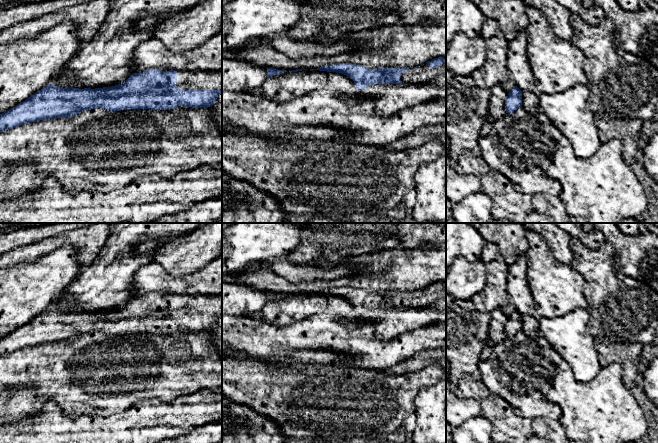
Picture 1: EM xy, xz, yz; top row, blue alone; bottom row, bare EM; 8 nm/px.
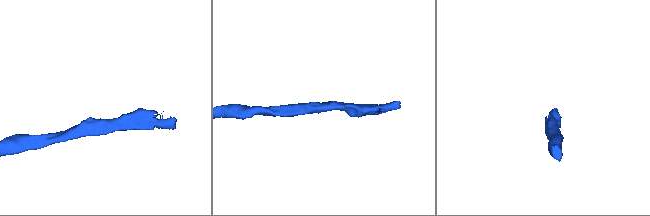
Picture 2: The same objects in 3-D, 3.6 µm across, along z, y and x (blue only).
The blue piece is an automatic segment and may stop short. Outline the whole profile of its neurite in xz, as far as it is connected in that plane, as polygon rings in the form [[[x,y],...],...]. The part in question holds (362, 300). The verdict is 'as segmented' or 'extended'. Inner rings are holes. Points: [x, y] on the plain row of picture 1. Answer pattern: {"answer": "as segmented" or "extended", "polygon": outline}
{"answer": "extended", "polygon": [[[434,282],[412,293],[408,291],[369,293],[363,289],[337,287],[310,293],[312,294],[344,298],[354,305],[356,313],[363,314],[373,308],[410,308],[429,305],[446,298],[446,282]]]}

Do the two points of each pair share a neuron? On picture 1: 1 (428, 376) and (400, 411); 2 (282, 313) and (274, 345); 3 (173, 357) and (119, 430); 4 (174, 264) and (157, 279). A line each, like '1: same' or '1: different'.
1: same
2: different
3: different
4: different

